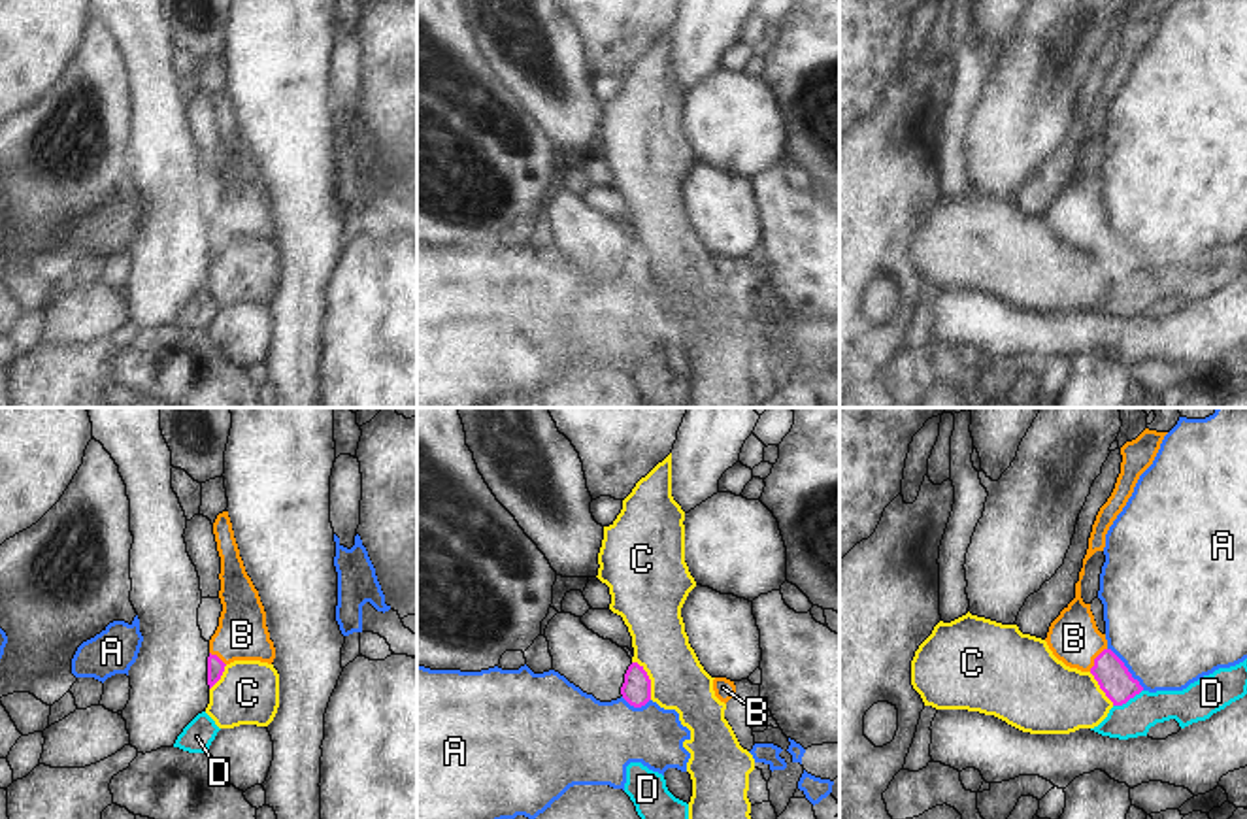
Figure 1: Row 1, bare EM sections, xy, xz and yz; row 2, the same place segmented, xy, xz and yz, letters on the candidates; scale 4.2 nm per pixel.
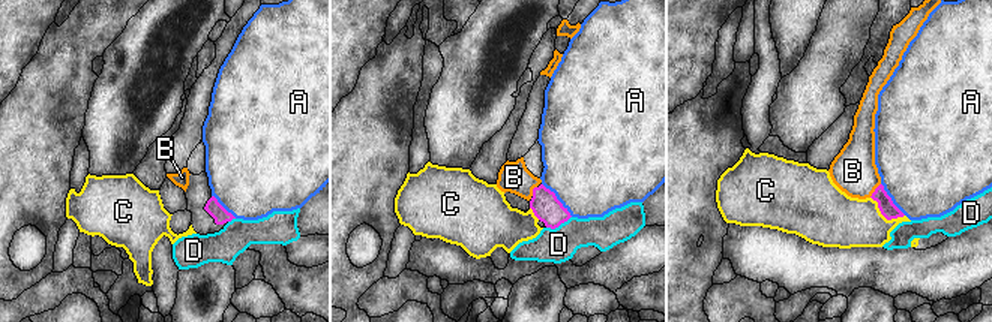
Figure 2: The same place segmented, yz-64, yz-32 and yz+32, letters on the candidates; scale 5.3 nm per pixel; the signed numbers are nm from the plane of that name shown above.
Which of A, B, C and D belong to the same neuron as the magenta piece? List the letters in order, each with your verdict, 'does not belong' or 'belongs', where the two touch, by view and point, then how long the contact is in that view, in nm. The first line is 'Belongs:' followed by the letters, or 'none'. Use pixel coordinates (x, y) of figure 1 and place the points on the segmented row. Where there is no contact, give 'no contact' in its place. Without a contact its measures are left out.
Belongs: B, D
A: does not belong | yz (1127, 668) | 240 nm
B: belongs | yz (1095, 659) | 130 nm
C: does not belong | xz (649, 680) | 190 nm
D: belongs | yz (1127, 701) | 150 nm

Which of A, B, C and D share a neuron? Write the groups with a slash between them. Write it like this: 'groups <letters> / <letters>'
groups A / B D / C

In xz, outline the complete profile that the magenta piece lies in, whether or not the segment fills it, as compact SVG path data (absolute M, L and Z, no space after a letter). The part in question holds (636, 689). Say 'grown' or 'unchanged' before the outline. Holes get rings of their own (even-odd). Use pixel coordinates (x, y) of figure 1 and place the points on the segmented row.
unchanged; M638 662L628 666L621 694L634 708L641 708L651 700L651 679Z

